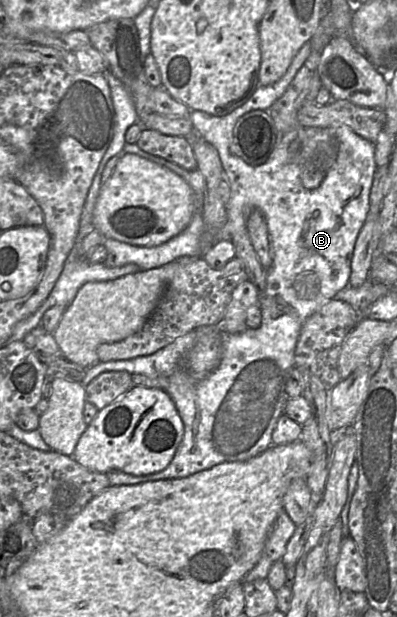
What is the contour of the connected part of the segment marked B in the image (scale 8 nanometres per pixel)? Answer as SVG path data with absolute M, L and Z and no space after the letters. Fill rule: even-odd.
M308 41L299 49L287 71L278 81L267 86L259 86L243 105L231 113L224 116L214 116L203 111L190 110L188 114L193 123L194 131L218 151L231 186L231 198L226 204L227 222L217 233L216 241L232 241L237 232L247 230L247 221L253 209L261 210L266 218L274 257L272 266L267 268L265 288L259 296L258 306L262 320L258 328L247 328L243 332L235 334L223 331L223 354L220 364L201 380L196 380L181 369L181 358L194 345L196 338L194 330L178 337L172 343L151 355L98 363L87 369L87 373L81 382L85 387L100 374L109 371L127 371L130 374L157 377L162 384L162 389L170 395L175 403L184 424L183 439L173 459L165 469L141 476L123 472L109 472L106 475L112 486L183 478L210 469L223 462L247 460L268 449L273 444L272 433L278 418L285 414L284 409L289 398L286 393L286 382L289 371L295 366L295 349L301 328L310 315L327 301L333 299L337 292L349 285L354 248L370 209L370 192L377 169L374 144L361 137L347 125L310 128L299 124L298 128L285 134L279 134L277 131L277 142L273 152L262 165L250 165L230 149L233 129L238 119L252 110L268 111L271 105L284 94L310 52L311 47ZM332 137L337 137L339 140L337 159L321 185L316 189L308 190L302 184L304 166L318 143Z

